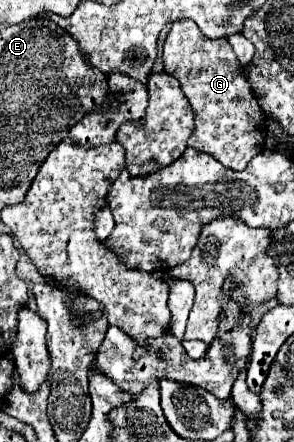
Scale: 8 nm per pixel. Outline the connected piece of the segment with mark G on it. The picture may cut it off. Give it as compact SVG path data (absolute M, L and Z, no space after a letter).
M190 20L172 24L164 50L164 70L178 78L194 114L196 130L188 140L190 148L214 156L230 170L244 170L246 164L264 150L266 116L260 110L238 62L226 40L210 40Z

